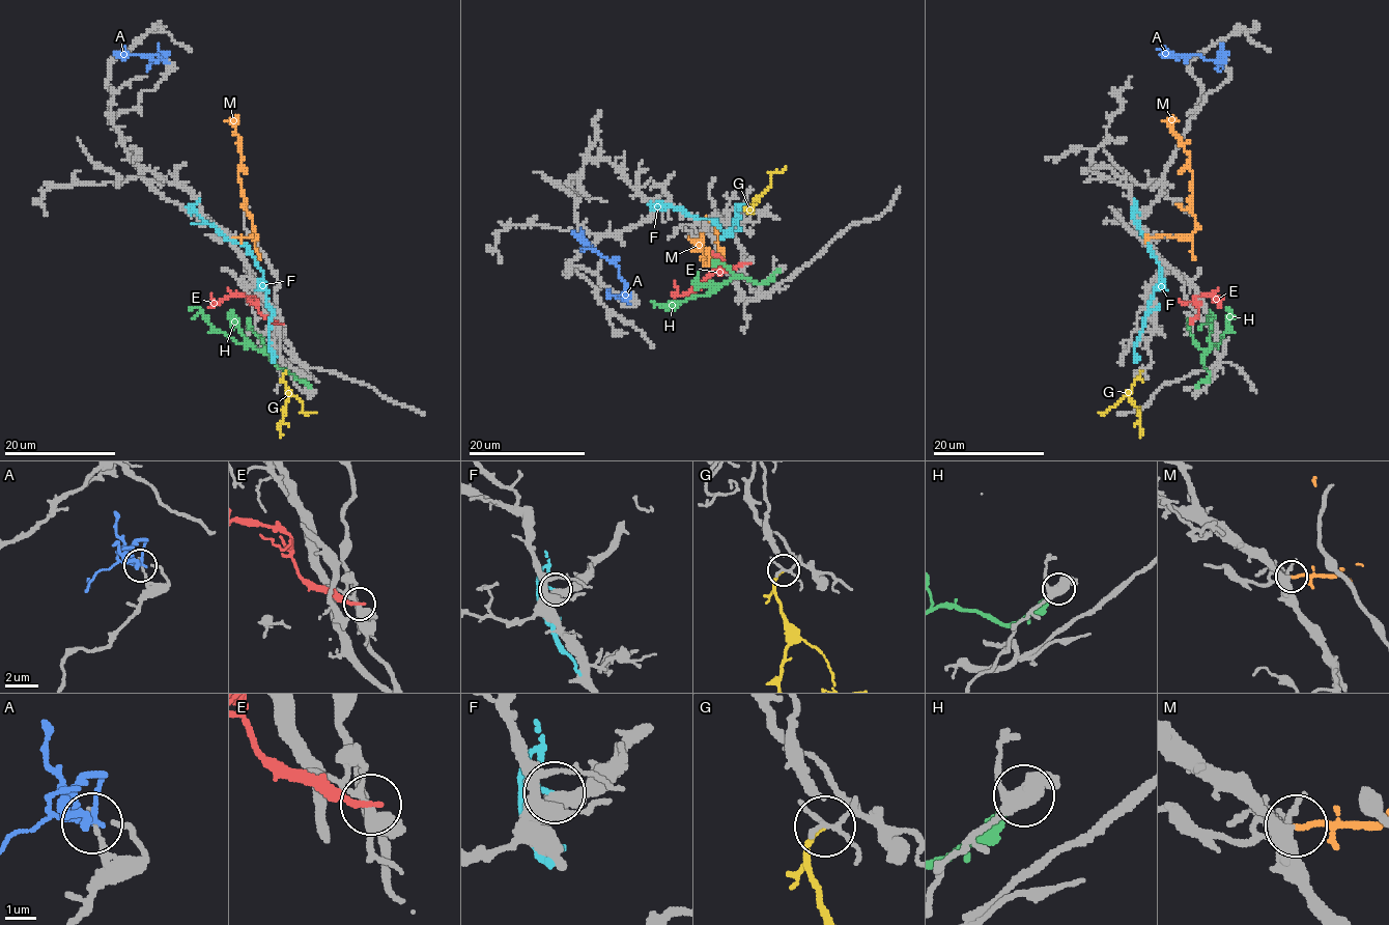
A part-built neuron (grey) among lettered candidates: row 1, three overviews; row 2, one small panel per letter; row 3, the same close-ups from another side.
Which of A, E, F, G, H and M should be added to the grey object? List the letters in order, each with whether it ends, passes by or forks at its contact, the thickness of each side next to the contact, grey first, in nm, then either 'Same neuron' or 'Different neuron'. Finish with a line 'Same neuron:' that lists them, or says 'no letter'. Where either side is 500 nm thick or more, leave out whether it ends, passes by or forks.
A: It forks there. Thickness 140 nm (grey) against 160 nm. Different neuron
E: It ends there. Thickness 360 nm (grey) against 200 nm. Different neuron
F: It ends there. Thickness 260 nm (grey) against 160 nm. Different neuron
G: It ends there. Thickness 120 nm (grey) against 160 nm. Different neuron
H: It ends there. Thickness 140 nm (grey) against 200 nm. Different neuron
M: It ends there. Thickness 360 nm (grey) against 190 nm. Same neuron
Same neuron: M

